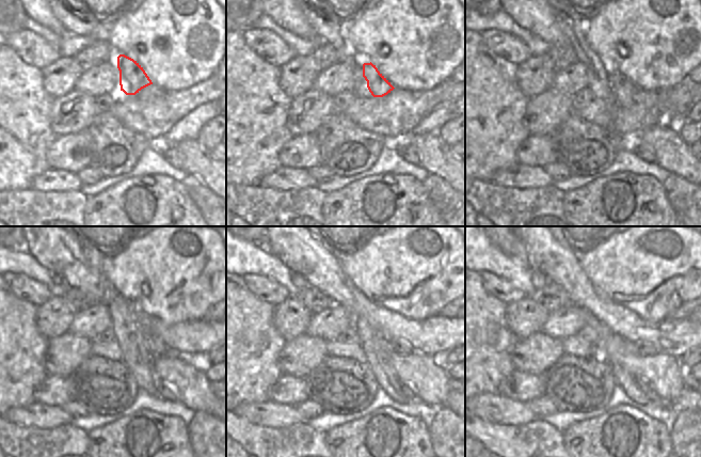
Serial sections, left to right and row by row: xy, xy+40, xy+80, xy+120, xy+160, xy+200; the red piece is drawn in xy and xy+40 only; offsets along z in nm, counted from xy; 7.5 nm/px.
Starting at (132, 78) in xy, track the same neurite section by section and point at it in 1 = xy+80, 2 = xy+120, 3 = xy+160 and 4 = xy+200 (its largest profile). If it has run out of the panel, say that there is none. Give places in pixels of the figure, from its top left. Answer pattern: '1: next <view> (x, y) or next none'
1: next xy+80 (622, 89)
2: next xy+120 (154, 343)
3: next xy+160 (401, 347)
4: next xy+200 (643, 348)

